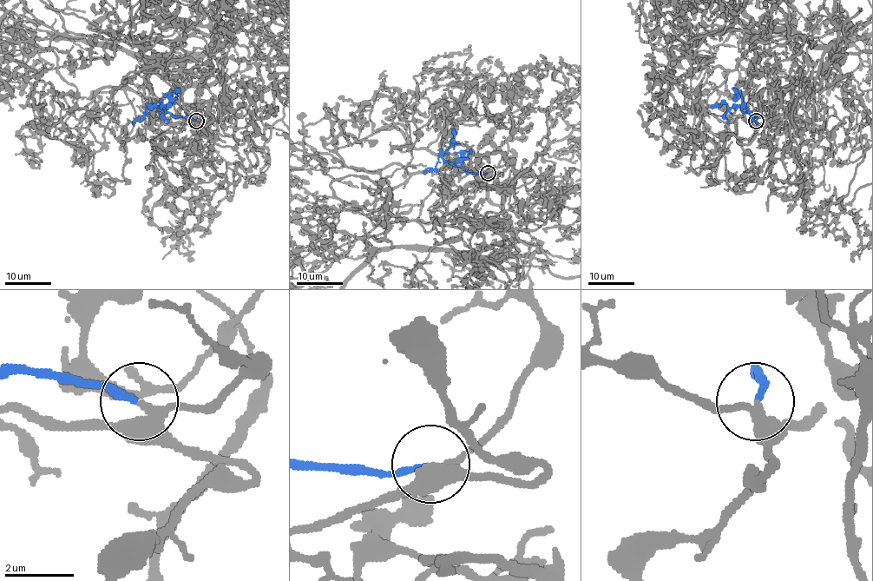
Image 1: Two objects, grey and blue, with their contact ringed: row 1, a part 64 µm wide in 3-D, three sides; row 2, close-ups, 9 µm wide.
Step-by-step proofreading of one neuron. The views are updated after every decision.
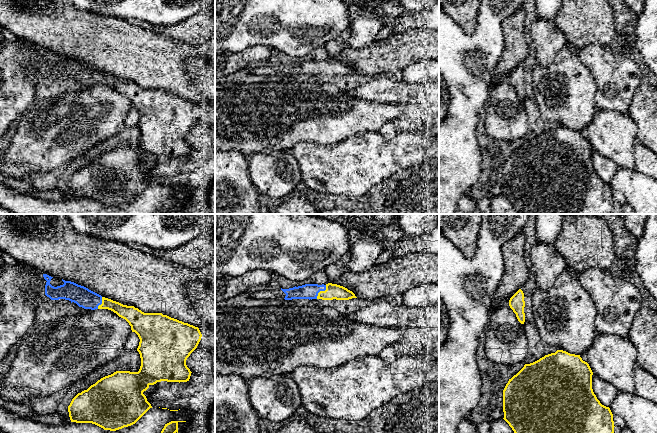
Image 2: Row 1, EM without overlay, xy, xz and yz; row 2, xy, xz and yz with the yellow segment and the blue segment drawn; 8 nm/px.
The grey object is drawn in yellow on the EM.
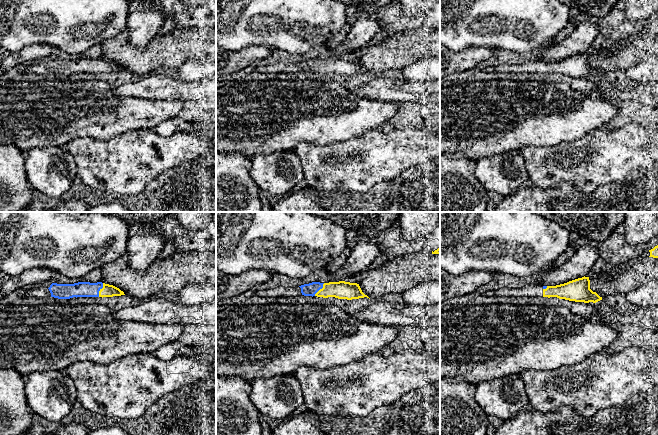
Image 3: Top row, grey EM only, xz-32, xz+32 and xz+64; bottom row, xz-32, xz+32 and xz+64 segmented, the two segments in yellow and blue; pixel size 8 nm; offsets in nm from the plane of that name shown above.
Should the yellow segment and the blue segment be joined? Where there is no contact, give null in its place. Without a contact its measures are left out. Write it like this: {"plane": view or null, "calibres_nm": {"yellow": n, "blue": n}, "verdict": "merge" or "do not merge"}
{"plane": "xz", "calibres_nm": {"yellow": 130, "blue": 130}, "verdict": "merge"}

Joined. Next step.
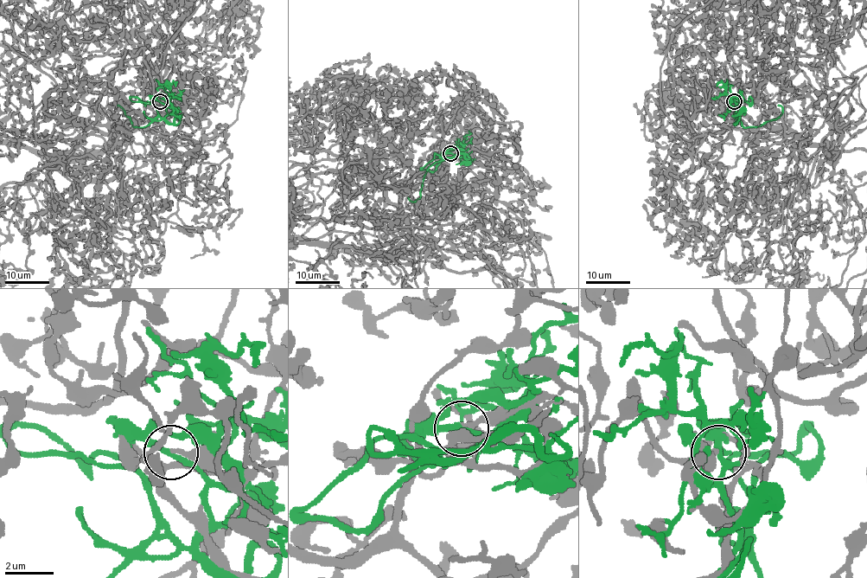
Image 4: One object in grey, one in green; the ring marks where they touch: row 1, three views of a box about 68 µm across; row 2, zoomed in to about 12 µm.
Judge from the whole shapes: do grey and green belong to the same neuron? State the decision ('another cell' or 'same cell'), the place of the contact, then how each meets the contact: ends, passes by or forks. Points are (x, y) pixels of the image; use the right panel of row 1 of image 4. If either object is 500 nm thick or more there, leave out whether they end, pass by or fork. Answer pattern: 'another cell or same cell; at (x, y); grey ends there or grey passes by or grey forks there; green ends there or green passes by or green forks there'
another cell; at (734, 101); grey passes by; green passes by

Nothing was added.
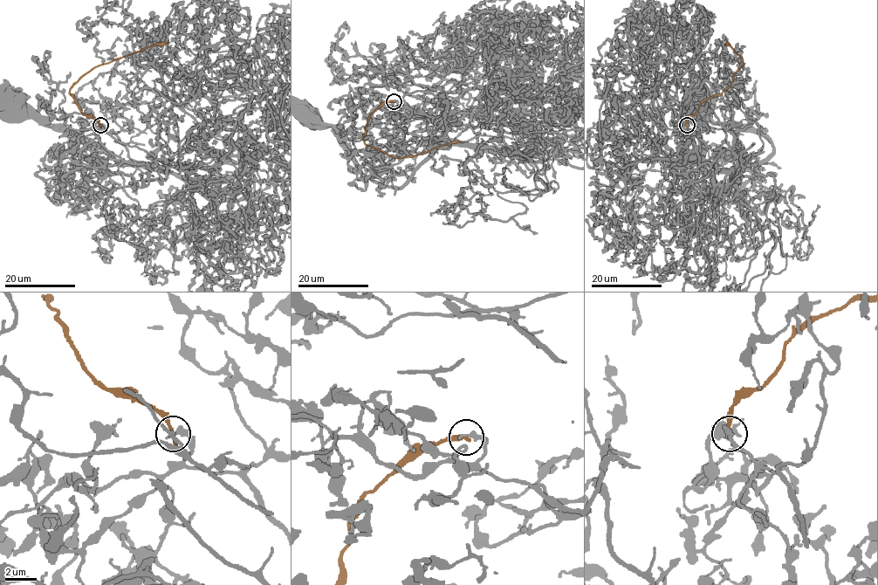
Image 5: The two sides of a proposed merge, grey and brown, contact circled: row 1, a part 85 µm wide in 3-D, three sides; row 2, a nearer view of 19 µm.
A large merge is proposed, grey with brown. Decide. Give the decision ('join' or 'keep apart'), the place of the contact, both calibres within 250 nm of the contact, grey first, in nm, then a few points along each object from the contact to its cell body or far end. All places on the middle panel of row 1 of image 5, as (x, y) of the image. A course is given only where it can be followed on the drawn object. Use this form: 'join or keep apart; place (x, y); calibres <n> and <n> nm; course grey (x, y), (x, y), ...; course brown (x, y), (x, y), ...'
keep apart; place (394, 101); calibres 360 and 280 nm; course grey (394, 100), (429, 120), (464, 90), (508, 86), (541, 141), (525, 153), (440, 147), (390, 187), (302, 113); course brown (394, 100), (380, 105), (371, 113), (363, 137), (367, 146), (395, 158), (417, 155), (447, 144), (463, 142)

